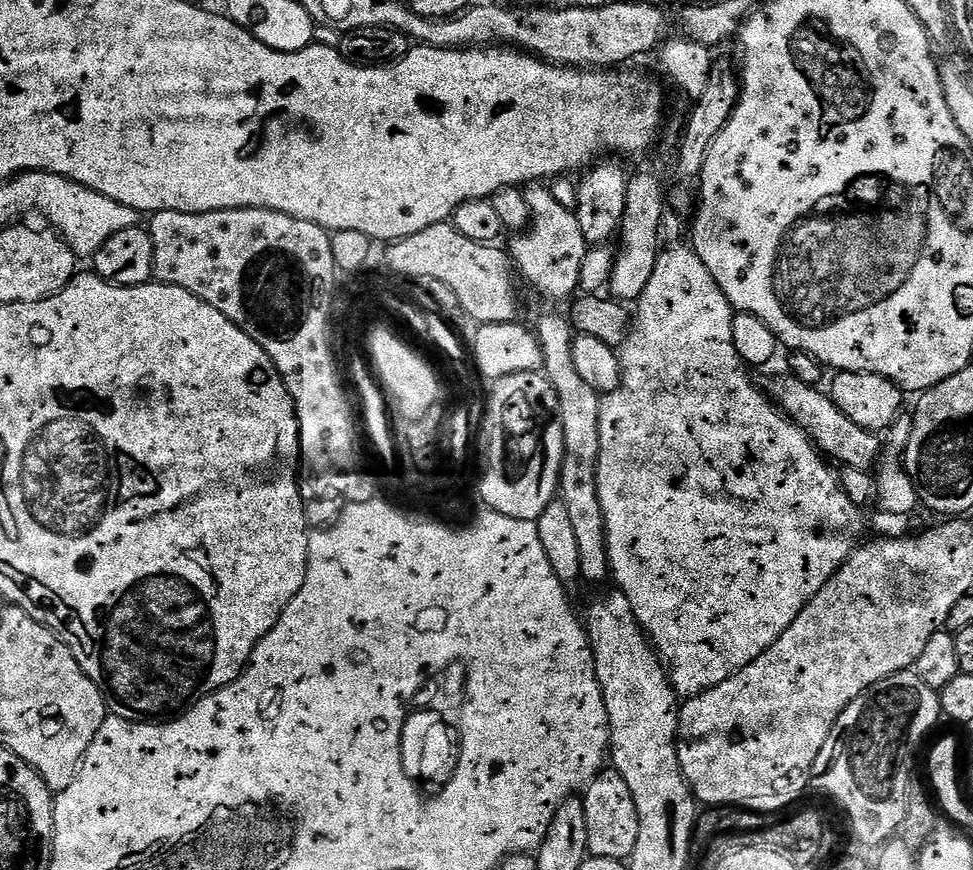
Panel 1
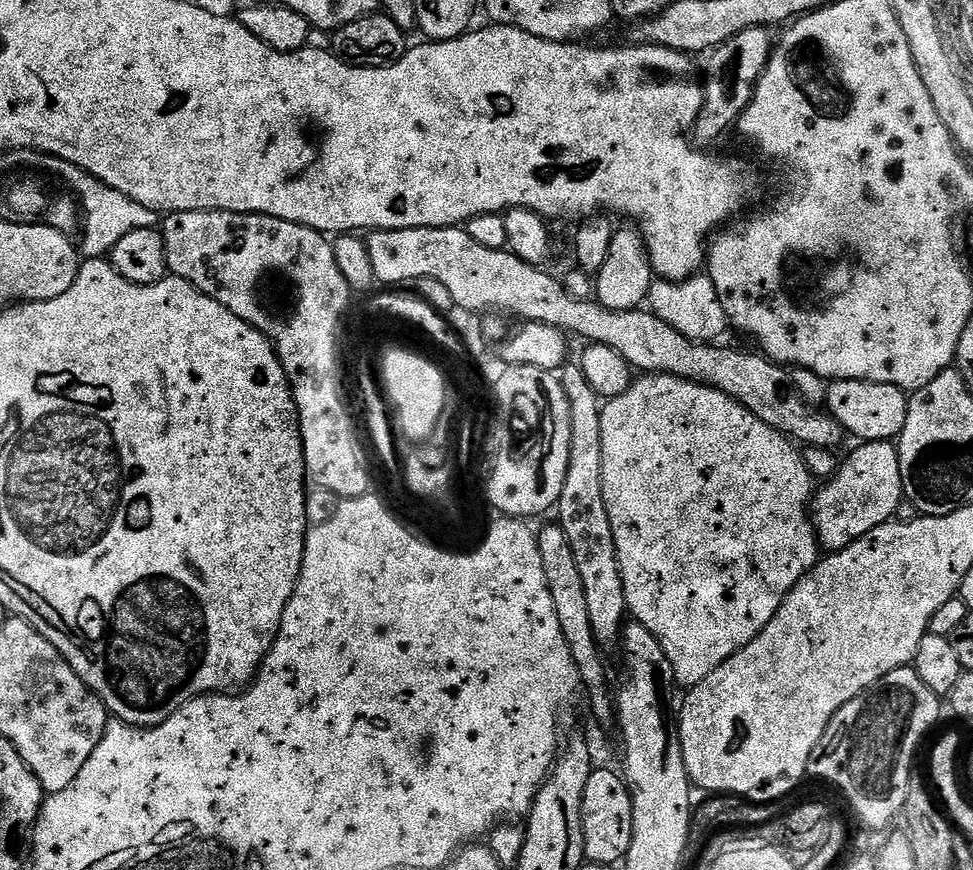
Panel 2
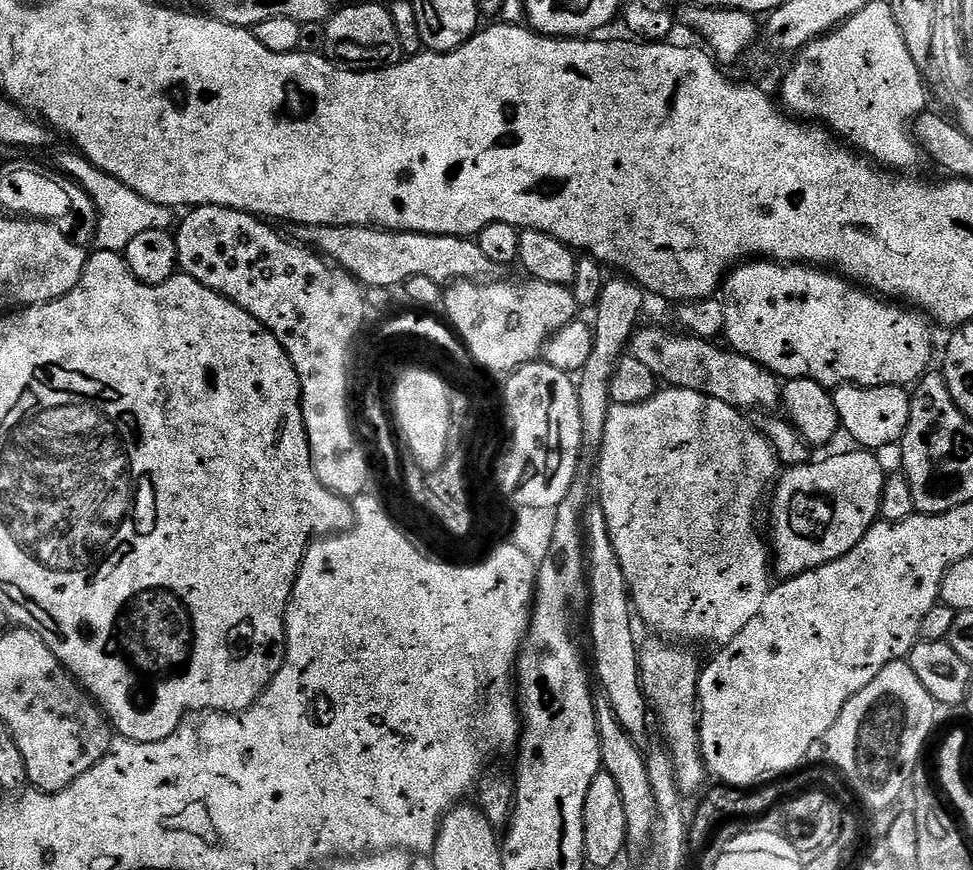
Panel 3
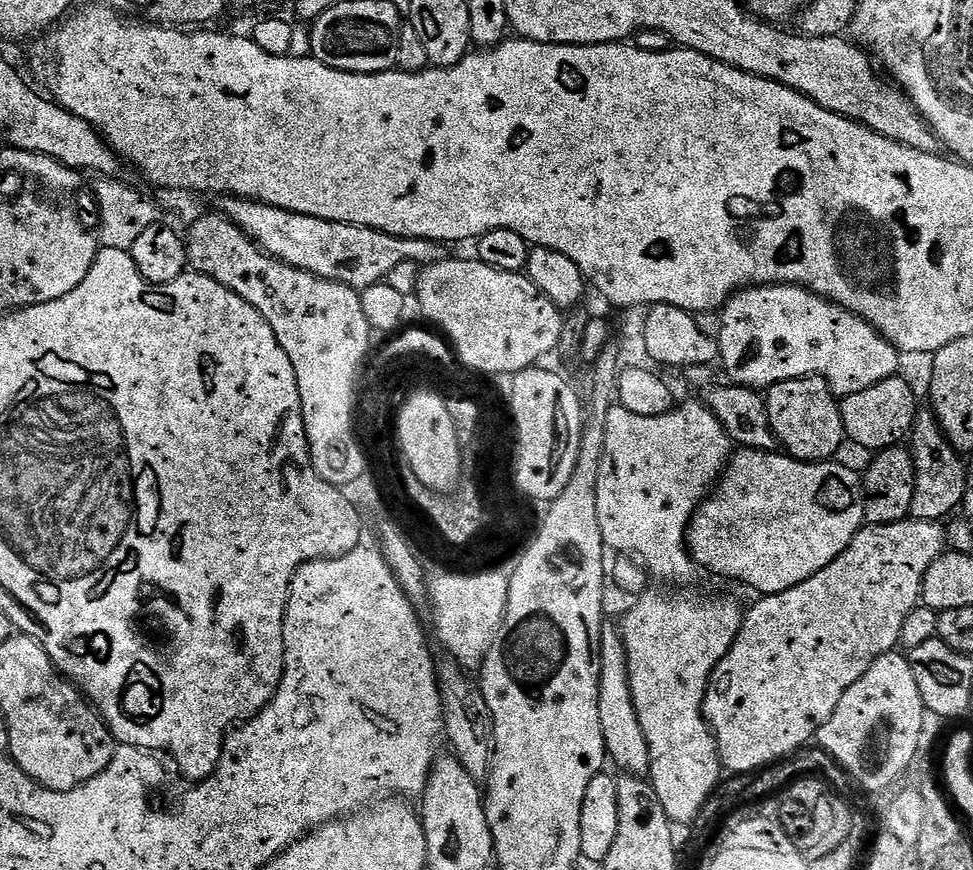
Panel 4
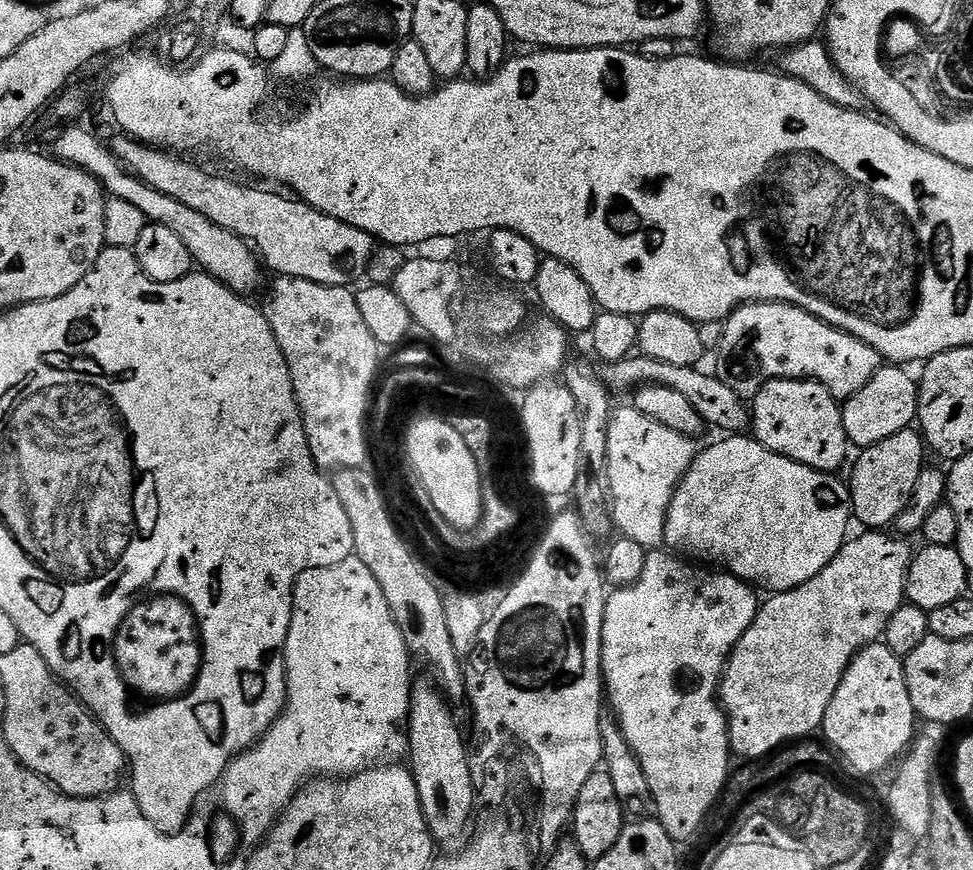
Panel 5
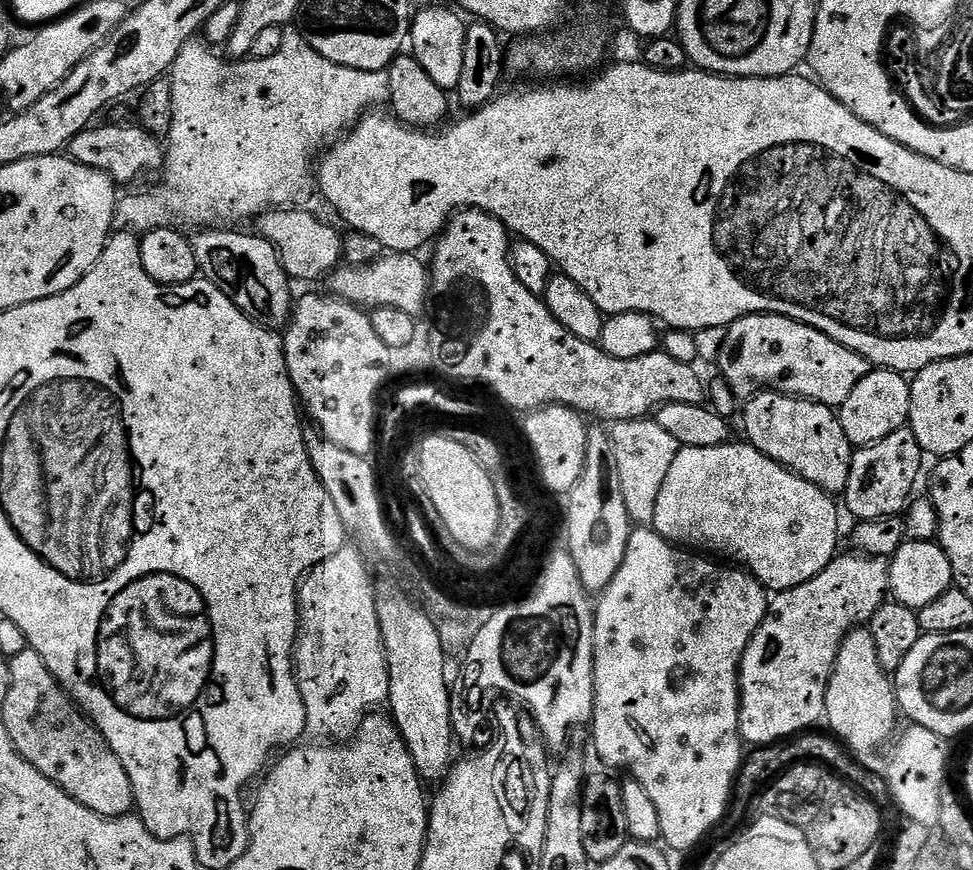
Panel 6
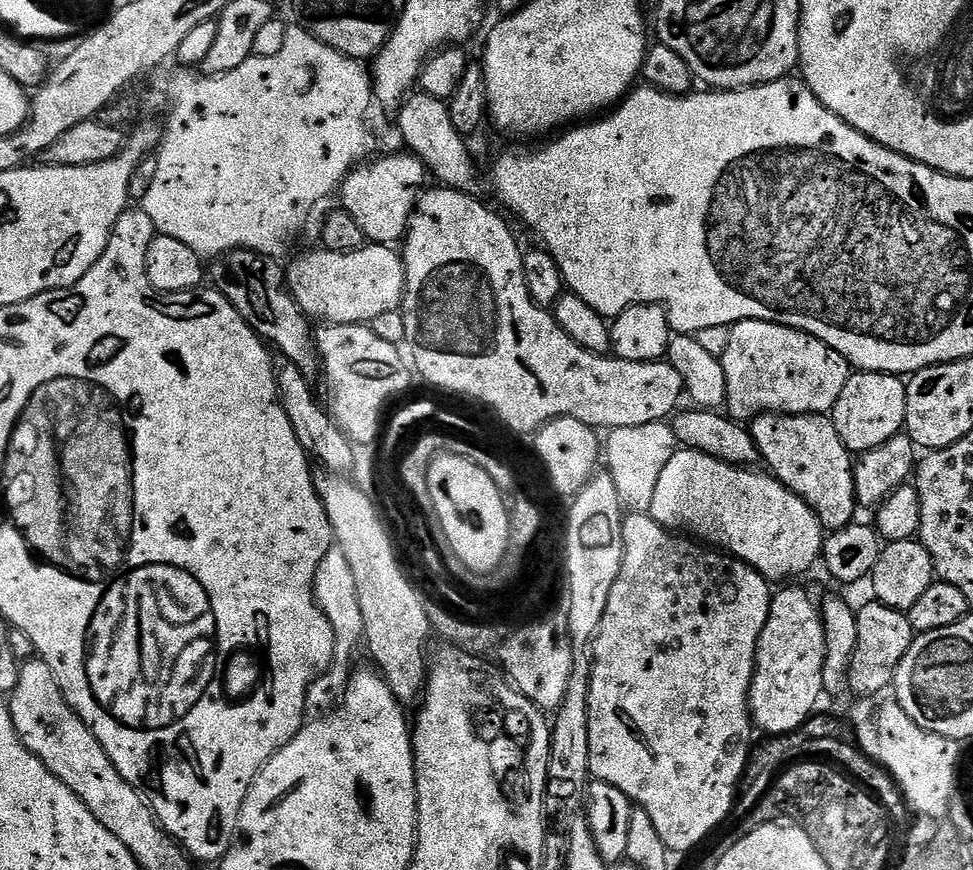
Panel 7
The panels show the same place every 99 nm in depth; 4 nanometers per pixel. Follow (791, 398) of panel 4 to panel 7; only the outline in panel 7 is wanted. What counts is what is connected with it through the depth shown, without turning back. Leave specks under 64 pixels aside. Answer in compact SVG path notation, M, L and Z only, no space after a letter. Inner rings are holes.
M768 412L765 415L756 416L750 424L750 431L752 437L755 440L755 444L759 448L760 457L763 463L767 466L767 469L774 475L774 477L780 480L784 485L787 486L791 492L798 494L802 497L805 502L815 511L816 516L819 518L819 522L825 528L825 531L836 531L838 529L844 529L848 524L855 521L854 516L856 510L858 511L858 503L856 501L856 490L854 480L854 458L848 448L842 442L842 438L838 435L837 427L834 426L832 419L829 415L782 415L780 413Z

